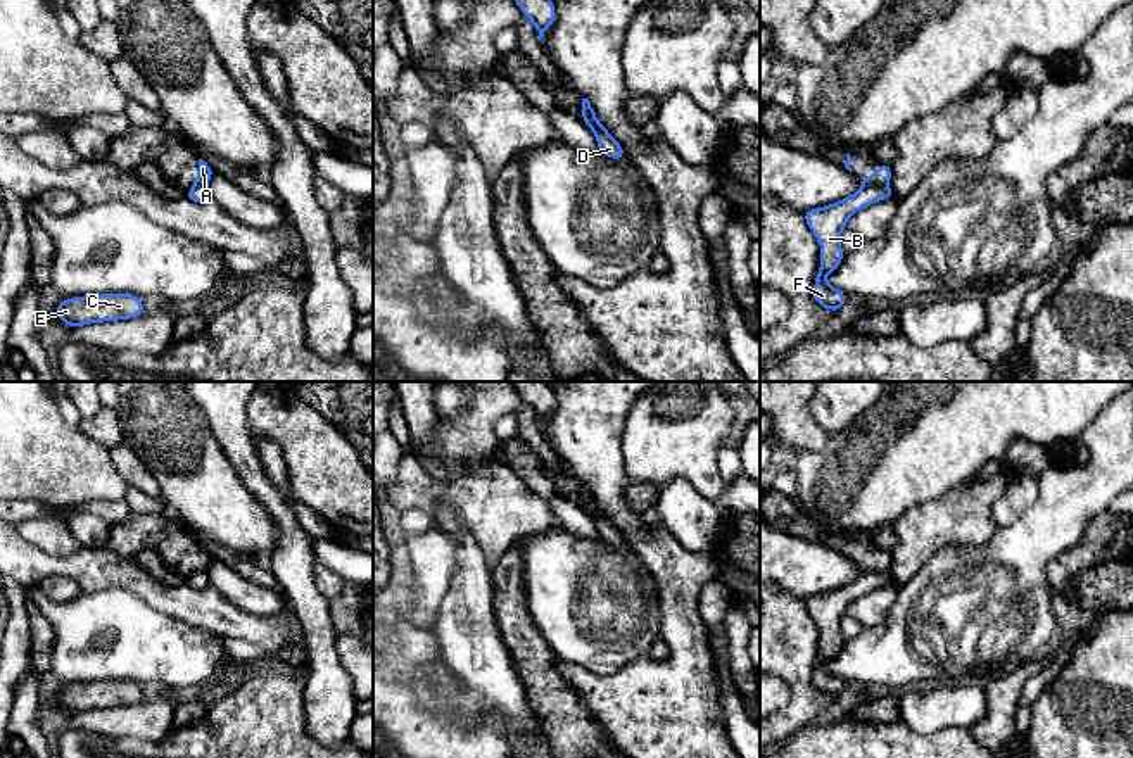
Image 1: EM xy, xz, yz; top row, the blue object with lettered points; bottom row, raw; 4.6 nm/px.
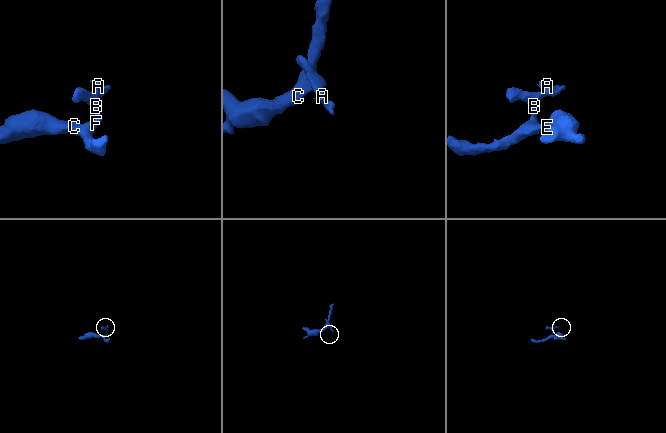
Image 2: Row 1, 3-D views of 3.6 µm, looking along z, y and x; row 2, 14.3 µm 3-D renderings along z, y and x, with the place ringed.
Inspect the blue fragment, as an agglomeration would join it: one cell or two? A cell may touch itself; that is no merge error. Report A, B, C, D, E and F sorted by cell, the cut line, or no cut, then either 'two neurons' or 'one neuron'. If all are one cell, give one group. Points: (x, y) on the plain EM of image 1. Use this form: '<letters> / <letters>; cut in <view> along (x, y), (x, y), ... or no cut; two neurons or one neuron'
A / B C D E F; cut in yz along (886, 570), (867, 570), (864, 574); two neurons

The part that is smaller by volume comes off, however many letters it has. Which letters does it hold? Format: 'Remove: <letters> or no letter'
Remove: A

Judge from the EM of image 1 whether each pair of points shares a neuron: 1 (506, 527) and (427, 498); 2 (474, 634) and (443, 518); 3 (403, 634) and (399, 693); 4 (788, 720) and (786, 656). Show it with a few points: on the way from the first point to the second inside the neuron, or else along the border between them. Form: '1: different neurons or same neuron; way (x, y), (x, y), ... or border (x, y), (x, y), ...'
1: same neuron; way (487, 508), (474, 496), (446, 496)
2: same neuron; way (470, 605), (468, 548)
3: different neurons; border (391, 660), (399, 665), (418, 665)
4: same neuron; way (798, 705), (797, 672)

